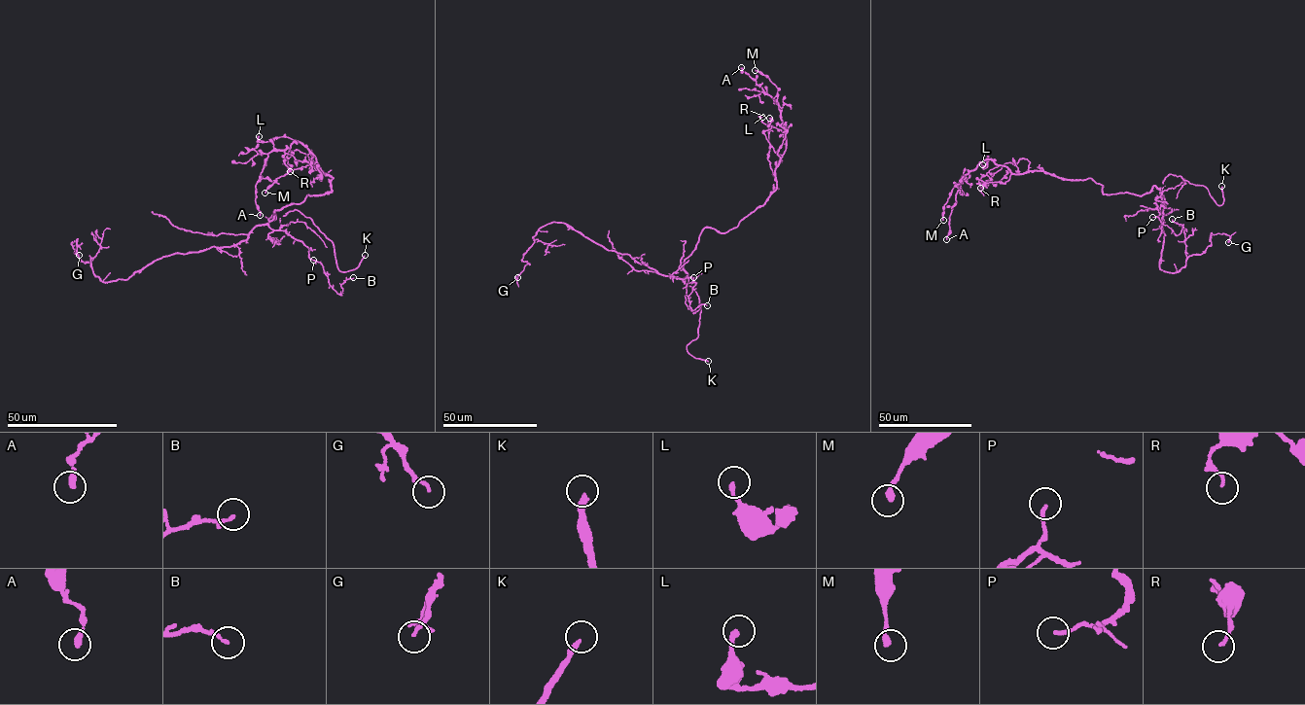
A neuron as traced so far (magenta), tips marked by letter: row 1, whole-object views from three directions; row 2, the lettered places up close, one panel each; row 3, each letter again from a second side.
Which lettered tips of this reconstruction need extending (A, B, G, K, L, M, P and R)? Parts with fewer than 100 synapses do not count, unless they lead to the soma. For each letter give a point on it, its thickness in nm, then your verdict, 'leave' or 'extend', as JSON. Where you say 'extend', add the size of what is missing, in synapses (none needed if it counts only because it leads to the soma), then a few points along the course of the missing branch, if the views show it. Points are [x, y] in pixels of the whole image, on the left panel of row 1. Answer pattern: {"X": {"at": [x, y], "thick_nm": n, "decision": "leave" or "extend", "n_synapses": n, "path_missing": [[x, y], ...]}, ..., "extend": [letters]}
{"A": {"at": [260, 215], "thick_nm": 240, "decision": "leave"}, "B": {"at": [353, 277], "thick_nm": 160, "decision": "leave"}, "G": {"at": [79, 255], "thick_nm": 120, "decision": "leave"}, "K": {"at": [365, 255], "thick_nm": 240, "decision": "extend", "path_missing": [[365, 255], [369, 224], [372, 219]]}, "L": {"at": [259, 136], "thick_nm": 200, "decision": "leave"}, "M": {"at": [264, 193], "thick_nm": 260, "decision": "leave"}, "P": {"at": [313, 260], "thick_nm": 160, "decision": "leave"}, "R": {"at": [290, 171], "thick_nm": 130, "decision": "leave"}, "extend": ["K"]}

